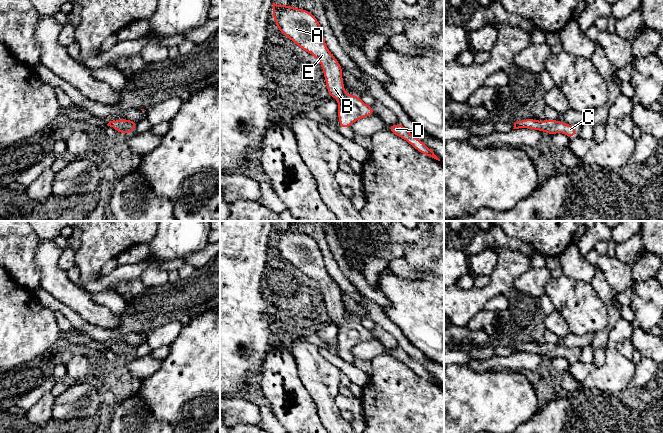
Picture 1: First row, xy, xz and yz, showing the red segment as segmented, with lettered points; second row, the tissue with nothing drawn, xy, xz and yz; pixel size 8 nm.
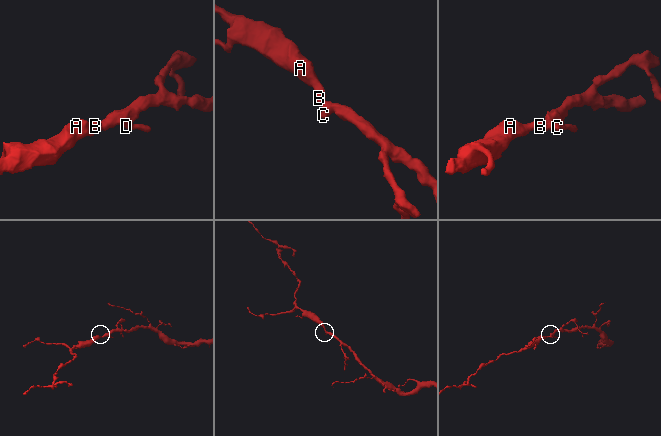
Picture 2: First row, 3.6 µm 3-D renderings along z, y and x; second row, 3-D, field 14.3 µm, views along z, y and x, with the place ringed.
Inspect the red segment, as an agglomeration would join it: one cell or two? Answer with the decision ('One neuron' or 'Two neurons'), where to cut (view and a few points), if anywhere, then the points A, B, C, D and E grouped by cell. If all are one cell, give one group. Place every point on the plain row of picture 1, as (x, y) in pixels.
One neuron. No split. Groups: A B C D E

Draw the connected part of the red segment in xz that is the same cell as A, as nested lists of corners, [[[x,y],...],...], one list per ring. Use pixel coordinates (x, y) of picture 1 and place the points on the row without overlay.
[[[273,226],[272,239],[282,258],[320,286],[328,320],[338,324],[340,352],[348,352],[360,342],[375,339],[373,329],[366,329],[359,320],[348,319],[345,316],[343,293],[328,274],[321,249],[311,236],[290,229],[280,230]]]

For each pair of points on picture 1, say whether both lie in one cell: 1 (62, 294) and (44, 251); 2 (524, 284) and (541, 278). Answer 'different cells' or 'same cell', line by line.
1: same cell
2: same cell

